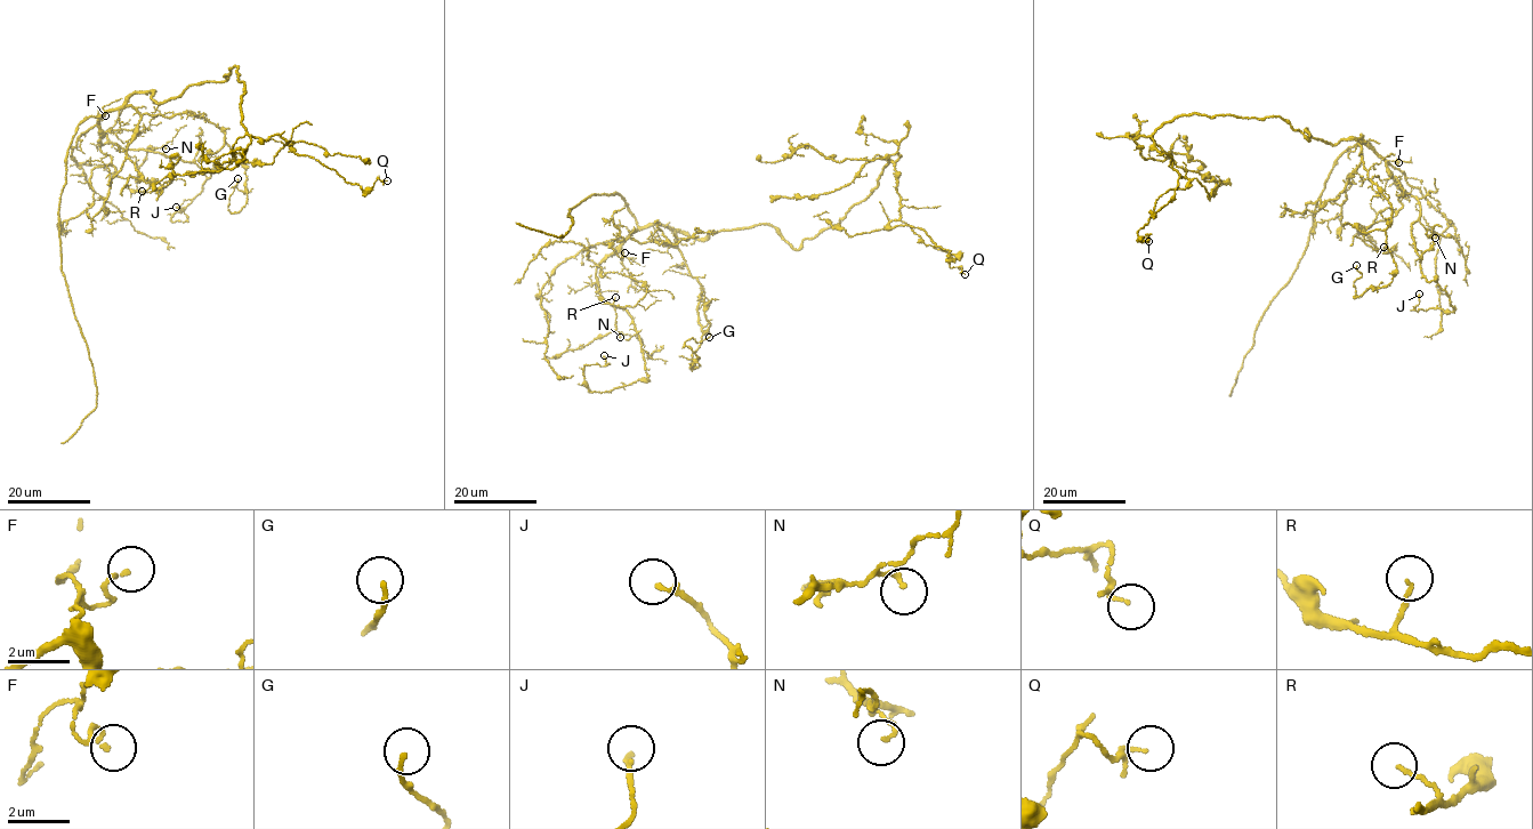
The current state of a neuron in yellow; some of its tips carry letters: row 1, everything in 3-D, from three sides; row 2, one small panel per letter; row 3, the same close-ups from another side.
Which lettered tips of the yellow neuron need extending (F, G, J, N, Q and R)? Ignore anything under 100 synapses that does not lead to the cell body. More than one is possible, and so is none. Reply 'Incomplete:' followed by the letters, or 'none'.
Incomplete: none

